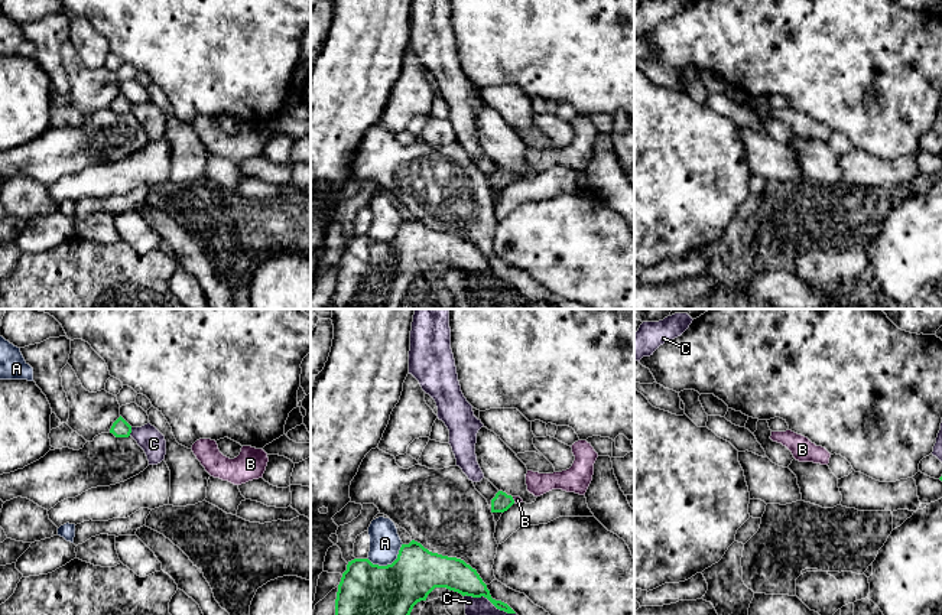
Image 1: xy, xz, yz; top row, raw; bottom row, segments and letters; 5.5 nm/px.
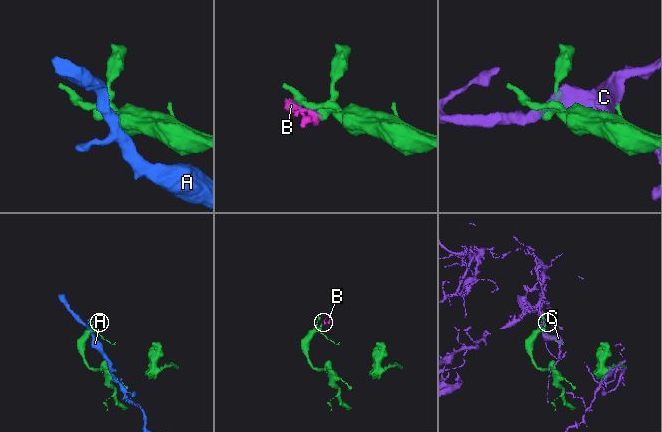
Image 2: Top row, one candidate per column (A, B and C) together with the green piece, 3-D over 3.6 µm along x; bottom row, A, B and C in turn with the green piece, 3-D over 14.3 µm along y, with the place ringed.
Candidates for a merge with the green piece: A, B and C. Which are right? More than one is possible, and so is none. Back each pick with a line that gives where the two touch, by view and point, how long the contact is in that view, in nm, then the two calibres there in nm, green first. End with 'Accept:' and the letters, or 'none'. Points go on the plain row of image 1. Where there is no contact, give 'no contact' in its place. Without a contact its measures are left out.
B: xz (513, 176) | 40 nm | 100/50 nm
Accept: B

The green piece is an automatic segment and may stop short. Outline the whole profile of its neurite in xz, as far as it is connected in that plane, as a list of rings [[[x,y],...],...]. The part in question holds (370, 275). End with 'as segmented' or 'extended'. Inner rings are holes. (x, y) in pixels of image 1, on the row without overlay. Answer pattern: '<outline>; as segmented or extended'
[[[412,217],[409,221],[402,221],[392,241],[379,243],[368,235],[348,238],[338,261],[335,292],[325,309],[400,309],[410,299],[409,292],[413,283],[426,277],[435,264],[446,264],[462,273],[484,273],[497,286],[516,290],[507,280],[491,274],[477,247],[464,237],[432,230]]]; as segmented

